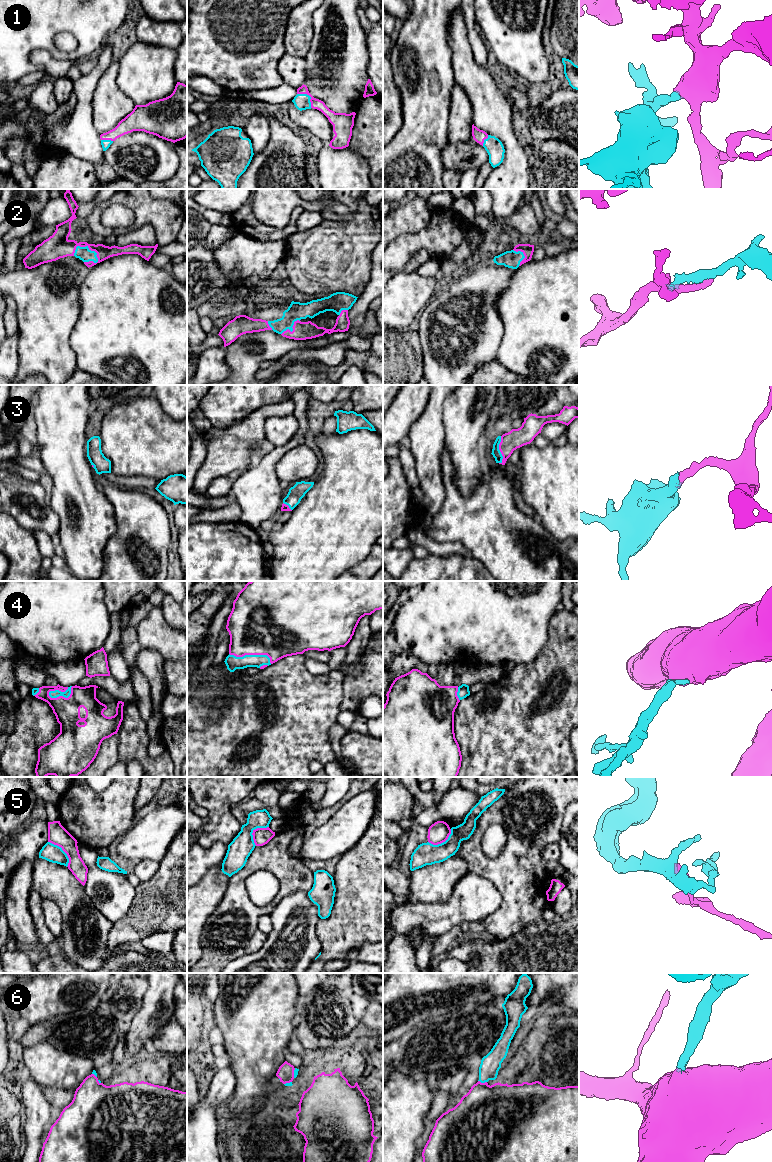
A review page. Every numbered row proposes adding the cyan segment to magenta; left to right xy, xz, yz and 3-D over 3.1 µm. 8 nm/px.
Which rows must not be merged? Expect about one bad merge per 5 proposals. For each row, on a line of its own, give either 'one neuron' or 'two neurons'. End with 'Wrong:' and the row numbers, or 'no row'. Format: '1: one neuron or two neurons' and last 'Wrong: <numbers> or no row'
1: one neuron
2: one neuron
3: one neuron
4: one neuron
5: two neurons
6: one neuron
Wrong: 5

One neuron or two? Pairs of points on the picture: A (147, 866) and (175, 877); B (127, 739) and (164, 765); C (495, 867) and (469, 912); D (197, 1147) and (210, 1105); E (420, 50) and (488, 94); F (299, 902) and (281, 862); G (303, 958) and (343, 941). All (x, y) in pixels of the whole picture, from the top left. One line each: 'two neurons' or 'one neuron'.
A: two neurons
B: one neuron
C: two neurons
D: one neuron
E: two neurons
F: two neurons
G: two neurons

